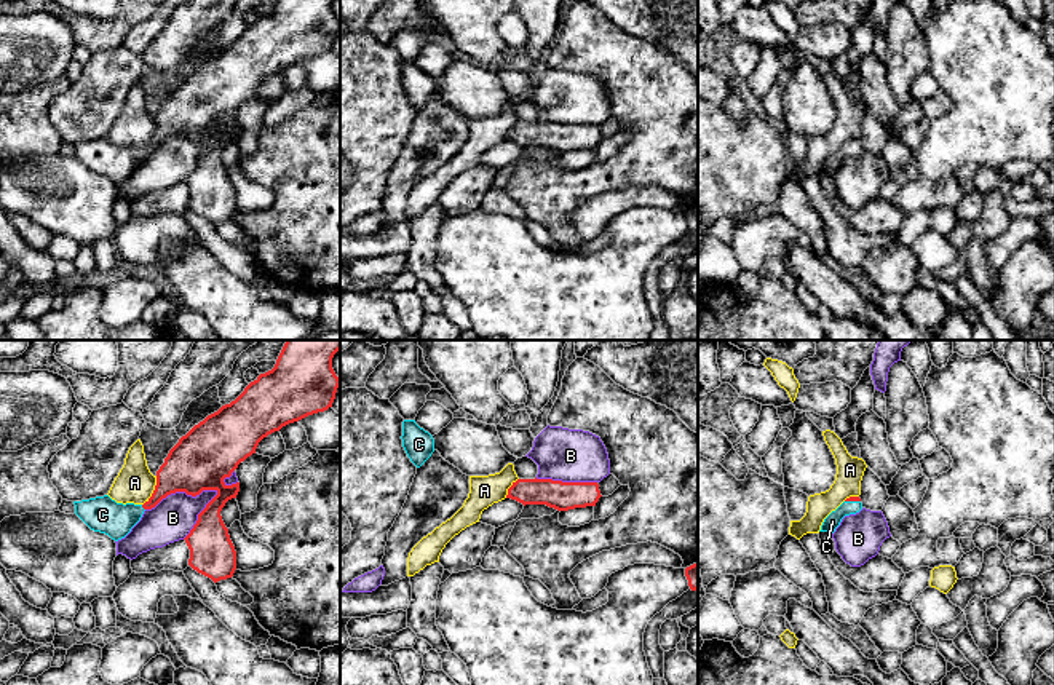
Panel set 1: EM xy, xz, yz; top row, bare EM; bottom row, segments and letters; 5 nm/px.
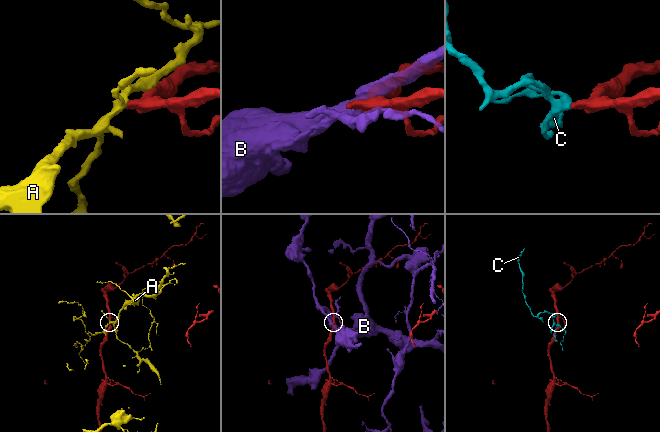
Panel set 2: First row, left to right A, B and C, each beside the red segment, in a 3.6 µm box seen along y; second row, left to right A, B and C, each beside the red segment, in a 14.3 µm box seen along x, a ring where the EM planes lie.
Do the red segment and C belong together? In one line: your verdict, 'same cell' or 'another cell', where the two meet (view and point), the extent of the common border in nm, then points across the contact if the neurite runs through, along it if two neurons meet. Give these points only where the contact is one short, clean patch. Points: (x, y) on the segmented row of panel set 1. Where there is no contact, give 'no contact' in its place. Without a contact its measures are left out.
same cell | xy (142, 506) | 40 nm | across xy (179, 473), (142, 506), (130, 514), (103, 514)

